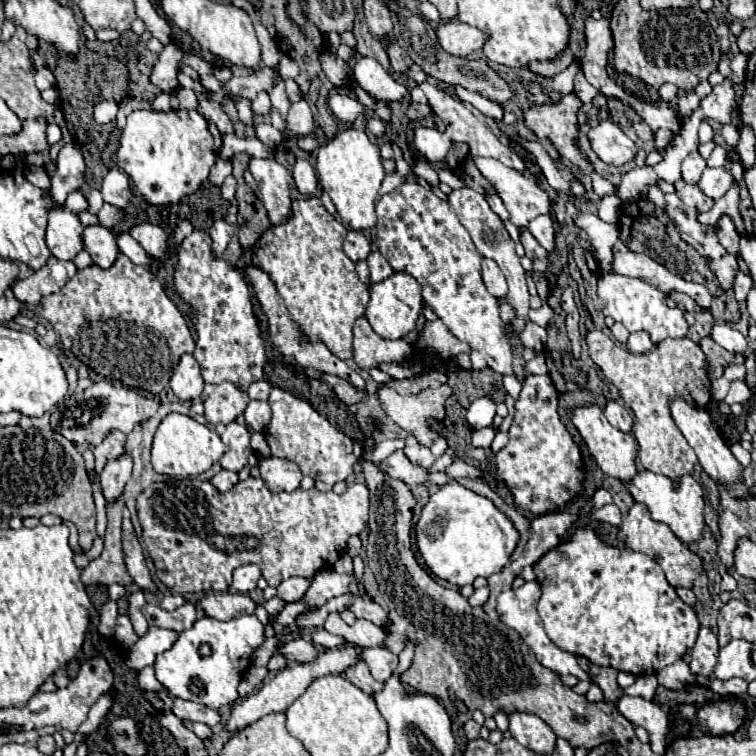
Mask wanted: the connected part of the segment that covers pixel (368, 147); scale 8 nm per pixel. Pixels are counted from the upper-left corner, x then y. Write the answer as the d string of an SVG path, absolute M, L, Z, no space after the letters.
M345 129L339 135L335 135L335 139L321 145L317 151L315 167L319 185L329 193L341 221L355 231L373 229L377 223L375 215L375 203L379 199L377 189L385 177L385 171L379 157L379 147L369 141L365 131Z

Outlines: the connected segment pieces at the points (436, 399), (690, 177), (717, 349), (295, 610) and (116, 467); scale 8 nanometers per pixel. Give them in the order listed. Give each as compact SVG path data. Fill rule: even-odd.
M381 385L377 395L379 395L379 401L381 401L381 409L387 413L387 417L393 423L397 423L409 435L413 435L421 445L431 447L431 443L437 439L435 429L431 427L431 421L443 421L445 419L445 401L451 397L449 385L441 385L437 389L423 389L417 395L405 395L405 397L399 395L395 389Z
M693 151L689 153L683 163L681 163L681 175L683 175L683 181L685 183L691 183L691 185L697 185L697 181L701 179L701 173L703 169L707 167L705 159L699 155L699 151Z
M705 337L705 339L701 339L699 341L699 345L701 345L701 349L703 349L703 353L707 355L707 361L711 363L711 379L717 379L717 377L721 377L723 375L723 371L725 371L725 367L731 363L731 359L733 359L733 355L729 353L729 351L725 351L721 345L717 345L711 337Z
M295 601L295 603L289 603L289 605L285 605L285 609L283 611L279 611L277 615L275 615L275 621L273 621L273 629L275 629L275 633L279 635L279 633L283 633L283 629L287 627L287 625L291 625L295 619L297 619L297 615L301 613L301 611L305 611L305 605L299 601Z
M127 451L121 457L105 463L105 469L101 471L101 487L107 501L115 501L117 497L121 497L125 481L131 479L131 467L133 459Z

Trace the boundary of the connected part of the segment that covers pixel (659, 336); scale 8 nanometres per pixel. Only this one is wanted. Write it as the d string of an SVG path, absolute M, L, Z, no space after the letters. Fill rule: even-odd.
M617 273L603 275L599 279L599 301L601 301L603 315L623 323L629 329L629 333L633 331L649 333L649 339L653 341L653 345L659 345L667 337L677 339L677 337L685 337L688 333L689 325L683 317L683 311L679 307L675 309L667 307L667 295L641 279L623 277Z

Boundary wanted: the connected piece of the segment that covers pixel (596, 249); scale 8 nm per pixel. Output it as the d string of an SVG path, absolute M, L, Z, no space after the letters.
M581 213L577 217L577 225L587 231L589 241L591 241L591 253L597 259L597 263L601 265L601 269L609 271L611 249L613 249L615 241L619 239L619 227L605 223L597 215L587 215L587 213Z

